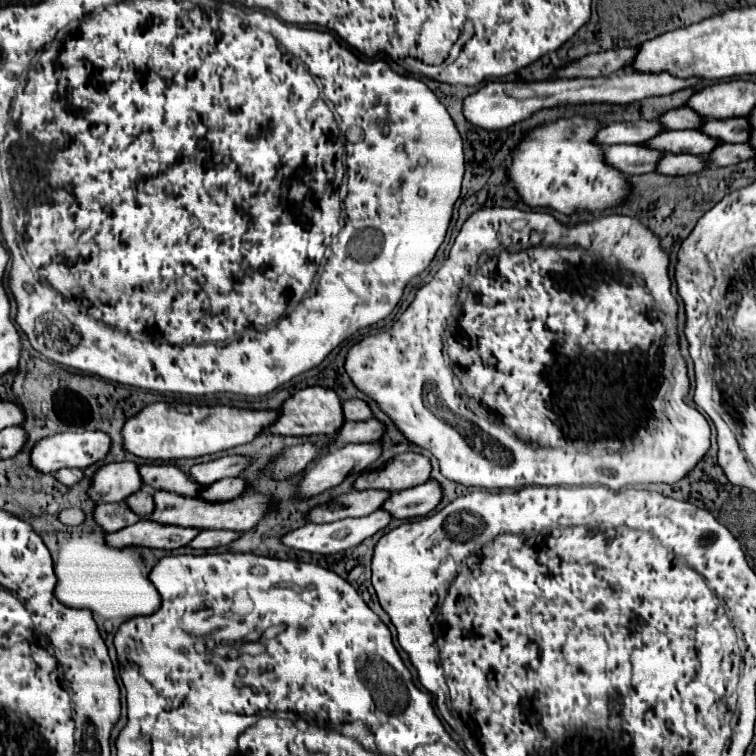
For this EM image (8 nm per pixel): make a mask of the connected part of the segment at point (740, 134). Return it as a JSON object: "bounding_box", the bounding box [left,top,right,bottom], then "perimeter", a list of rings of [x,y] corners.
{"bounding_box":[700,116,748,142],"perimeter":[[[738,116],[728,120],[706,120],[700,126],[700,132],[720,142],[748,142],[746,128],[748,128],[748,120],[744,116]]]}

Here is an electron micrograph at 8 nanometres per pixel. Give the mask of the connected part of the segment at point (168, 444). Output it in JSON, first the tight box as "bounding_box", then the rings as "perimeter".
{"bounding_box":[122,402,278,462],"perimeter":[[[156,402],[126,420],[122,428],[122,446],[126,452],[146,460],[174,462],[182,458],[196,458],[252,442],[264,424],[272,424],[272,420],[276,420],[276,412],[278,410]]]}

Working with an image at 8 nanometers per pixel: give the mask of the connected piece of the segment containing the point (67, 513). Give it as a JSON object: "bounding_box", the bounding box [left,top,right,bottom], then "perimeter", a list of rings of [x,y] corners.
{"bounding_box":[60,508,84,524],"perimeter":[[[70,508],[70,510],[62,510],[60,512],[60,520],[64,524],[82,524],[84,522],[84,512],[78,508]]]}

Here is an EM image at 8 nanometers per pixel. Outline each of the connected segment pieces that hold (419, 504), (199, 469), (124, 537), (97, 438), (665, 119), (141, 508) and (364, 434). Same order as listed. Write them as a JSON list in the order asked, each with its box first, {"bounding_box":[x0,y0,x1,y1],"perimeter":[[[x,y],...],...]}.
[{"bounding_box":[380,480,442,518],"perimeter":[[[428,480],[416,488],[394,492],[380,510],[388,512],[392,518],[414,518],[414,516],[426,516],[430,510],[436,508],[436,504],[442,498],[440,484],[436,480]]]},{"bounding_box":[186,456,248,486],"perimeter":[[[224,456],[224,458],[212,460],[212,462],[196,464],[186,474],[194,482],[204,484],[204,486],[210,486],[216,480],[238,476],[246,466],[248,466],[248,458],[244,458],[244,456]]]},{"bounding_box":[104,522,198,550],"perimeter":[[[136,522],[118,532],[104,534],[104,542],[112,548],[128,548],[128,546],[144,546],[156,550],[176,550],[188,544],[198,532],[194,528],[160,528],[160,524]]]},{"bounding_box":[30,432,110,472],"perimeter":[[[60,432],[42,438],[30,452],[30,464],[38,472],[60,468],[86,468],[108,454],[110,438],[104,432]]]},{"bounding_box":[658,108,704,130],"perimeter":[[[672,108],[668,112],[664,112],[660,118],[658,118],[660,126],[664,130],[690,130],[690,128],[698,128],[704,118],[702,116],[696,116],[690,108]]]},{"bounding_box":[126,488,152,516],"perimeter":[[[140,488],[140,492],[134,492],[126,498],[126,504],[134,514],[146,516],[148,512],[152,512],[152,490]]]},{"bounding_box":[328,418,384,450],"perimeter":[[[370,418],[370,420],[366,420],[366,422],[344,422],[342,424],[342,428],[338,430],[338,434],[334,436],[334,446],[330,446],[328,450],[332,450],[332,448],[344,448],[346,444],[364,444],[364,442],[376,442],[376,440],[380,440],[380,436],[384,434],[384,426],[378,422],[378,420],[374,420],[374,418]]]}]

